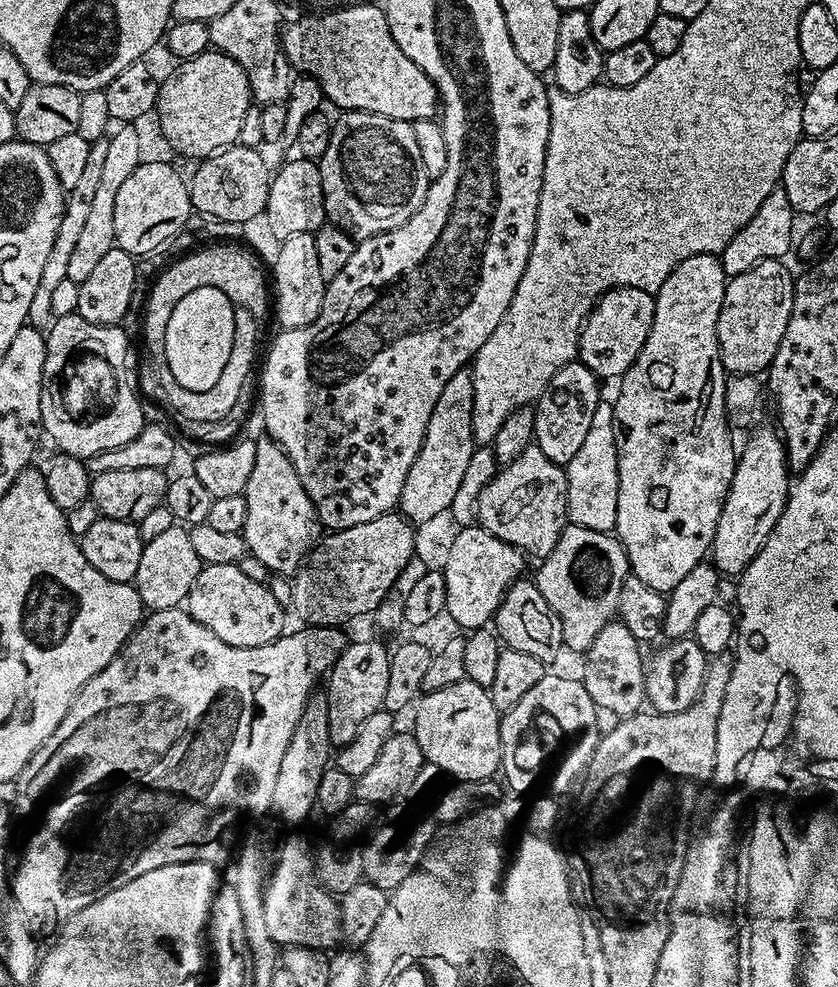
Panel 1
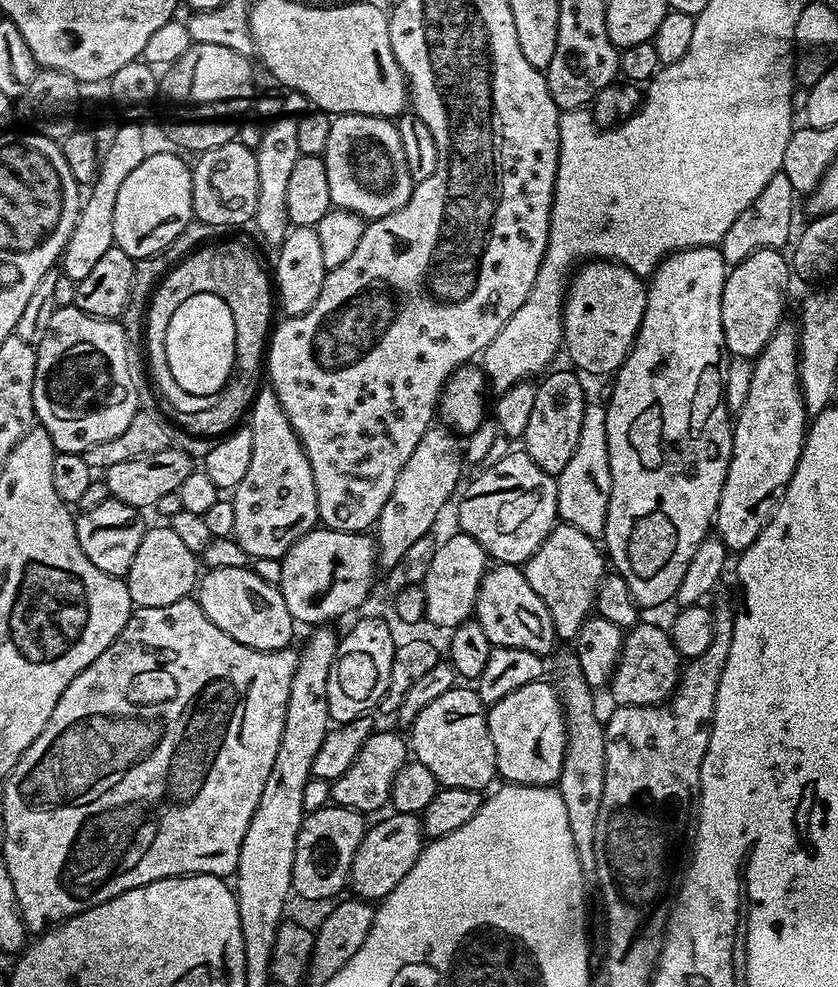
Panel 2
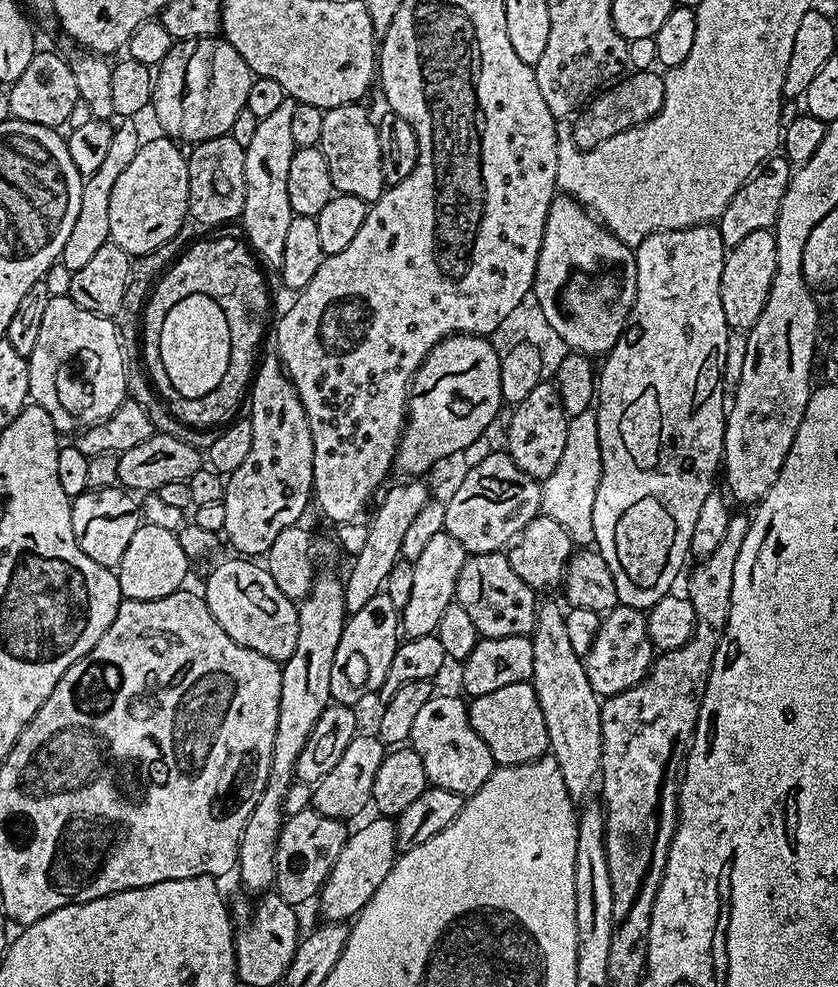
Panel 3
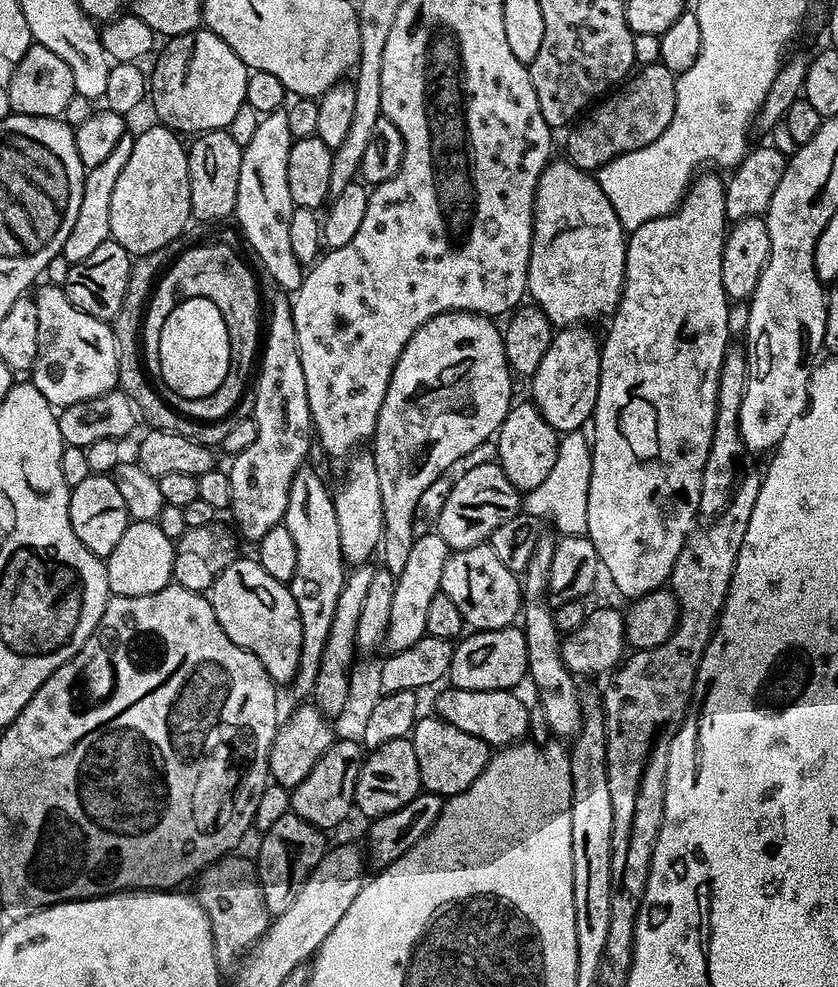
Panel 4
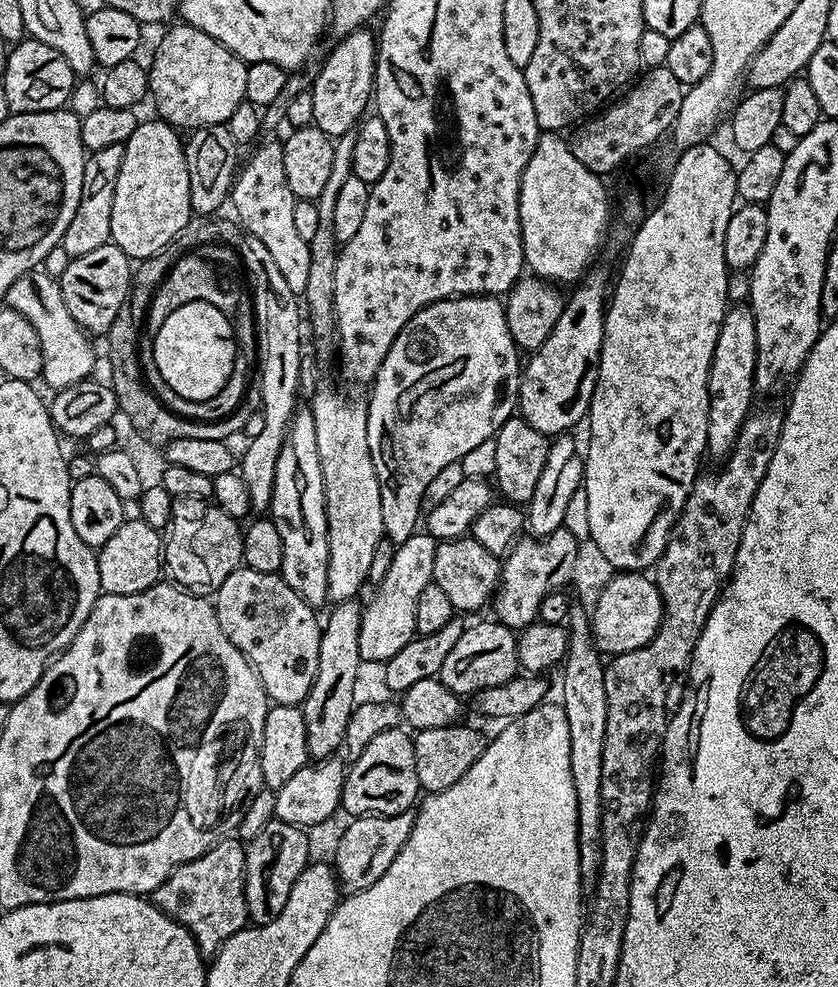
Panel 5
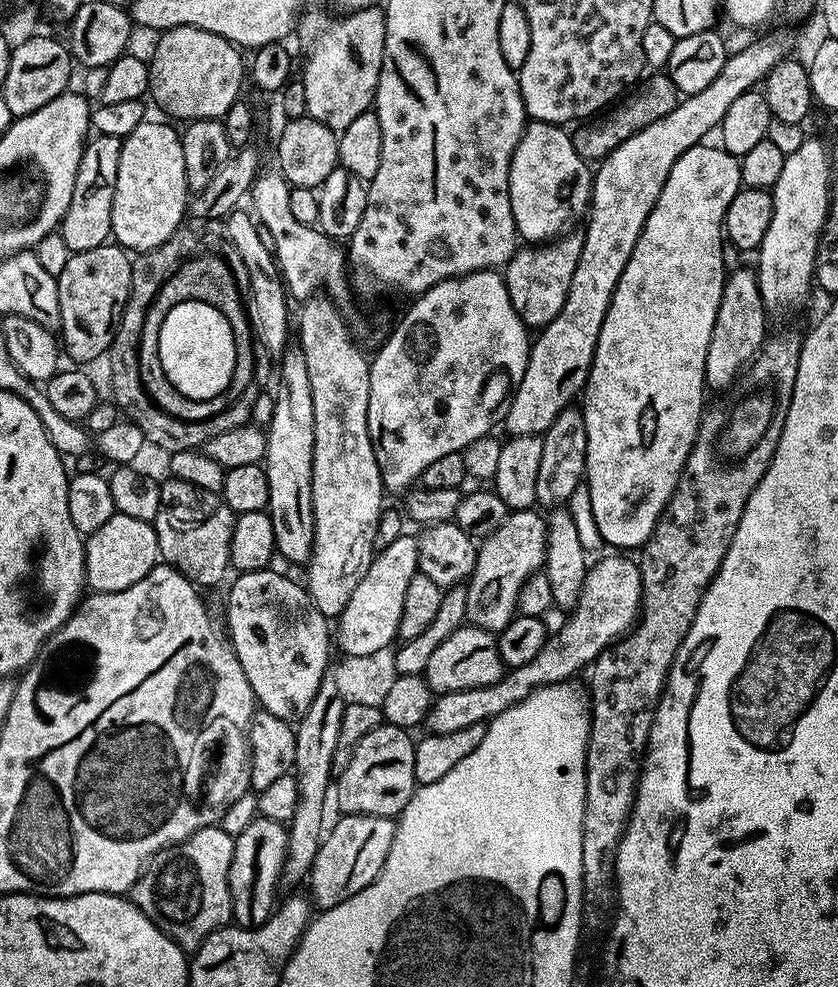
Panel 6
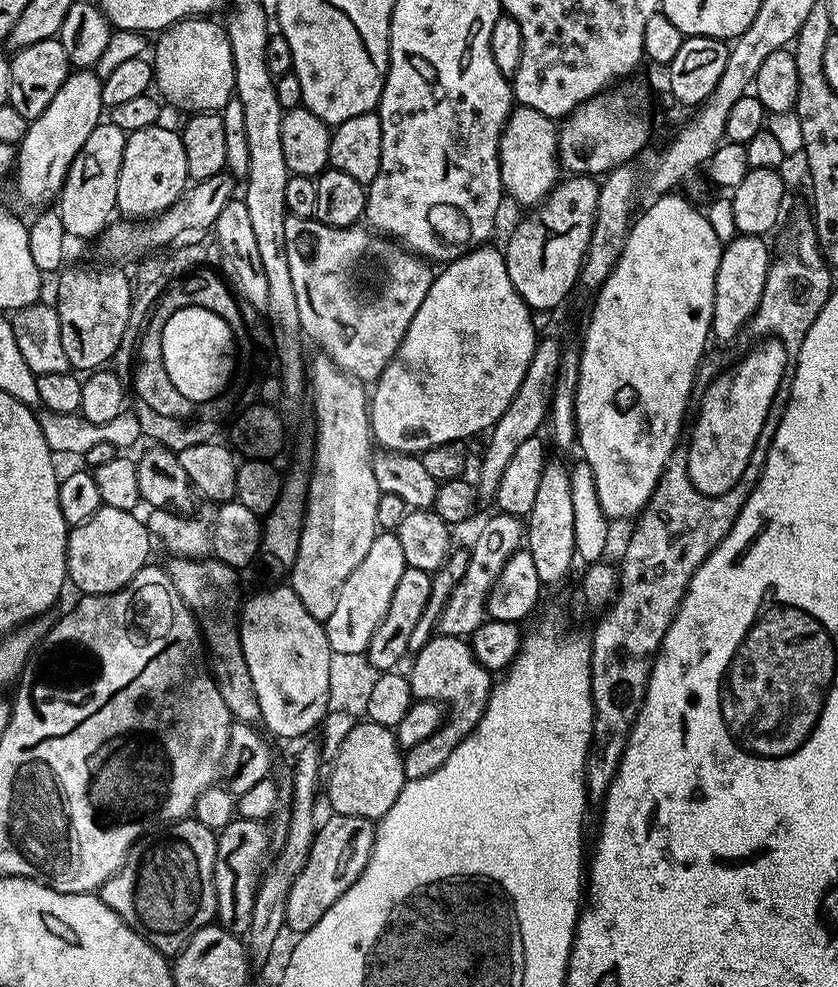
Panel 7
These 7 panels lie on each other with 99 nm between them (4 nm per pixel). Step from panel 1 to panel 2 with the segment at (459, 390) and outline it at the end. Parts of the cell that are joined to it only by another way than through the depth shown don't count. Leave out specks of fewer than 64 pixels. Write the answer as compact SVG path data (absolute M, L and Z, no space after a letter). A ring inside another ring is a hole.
M433 426L422 434L422 442L414 446L414 454L410 454L406 466L402 466L402 474L398 474L398 482L394 482L394 490L390 490L390 498L386 498L386 506L382 506L382 514L374 525L374 543L378 553L378 564L381 569L389 570L402 558L406 550L417 542L418 538L429 535L437 511L447 500L453 499L452 491L460 480L460 471L466 465L466 452L462 440L457 433L447 426Z

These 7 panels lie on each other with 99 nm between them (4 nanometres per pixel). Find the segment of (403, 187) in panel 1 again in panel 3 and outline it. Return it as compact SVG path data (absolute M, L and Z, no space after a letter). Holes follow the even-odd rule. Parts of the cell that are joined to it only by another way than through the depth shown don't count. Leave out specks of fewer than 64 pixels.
M363 103L347 104L325 111L322 118L322 138L319 150L330 166L332 187L337 193L366 201L377 200L386 187L382 166L380 165L380 147L374 120L368 117Z

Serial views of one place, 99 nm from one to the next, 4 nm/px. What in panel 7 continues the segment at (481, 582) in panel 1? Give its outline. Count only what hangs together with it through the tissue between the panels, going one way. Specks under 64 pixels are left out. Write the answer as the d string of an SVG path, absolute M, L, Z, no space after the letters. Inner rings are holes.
M377 531L366 558L362 558L350 578L342 582L338 590L338 603L334 605L330 618L323 621L324 633L333 652L367 653L370 638L374 638L374 630L378 630L382 618L386 618L386 610L390 610L390 598L394 598L394 589L398 587L398 581L407 567L406 557L402 554L402 542L398 542L396 533Z

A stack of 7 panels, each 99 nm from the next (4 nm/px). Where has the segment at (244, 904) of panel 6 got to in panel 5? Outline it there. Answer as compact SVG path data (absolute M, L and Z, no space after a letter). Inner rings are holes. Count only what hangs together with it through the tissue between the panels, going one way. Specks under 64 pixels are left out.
M274 819L263 828L258 838L247 841L244 854L244 897L248 918L253 925L274 922L274 918L282 914L282 906L286 906L290 890L294 890L294 882L298 882L298 874L302 874L302 870L310 863L307 835L309 833L303 828Z

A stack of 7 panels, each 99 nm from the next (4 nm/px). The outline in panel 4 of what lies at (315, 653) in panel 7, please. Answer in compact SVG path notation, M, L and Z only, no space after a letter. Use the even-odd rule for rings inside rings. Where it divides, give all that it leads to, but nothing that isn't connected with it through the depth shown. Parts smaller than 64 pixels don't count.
M238 558L218 574L210 589L210 599L216 621L230 642L254 654L273 684L291 685L296 679L302 654L302 622L298 618L298 606L291 587L270 578L270 574L262 570L259 560Z

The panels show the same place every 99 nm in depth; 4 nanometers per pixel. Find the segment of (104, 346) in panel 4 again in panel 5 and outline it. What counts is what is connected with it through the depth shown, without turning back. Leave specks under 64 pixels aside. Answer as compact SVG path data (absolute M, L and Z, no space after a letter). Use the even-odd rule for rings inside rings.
M33 270L22 274L22 278L18 278L14 286L10 286L6 304L7 307L18 310L18 314L22 314L22 318L26 318L26 322L30 322L34 330L38 330L38 342L42 342L43 383L48 383L52 390L59 390L79 380L87 380L93 375L92 367L96 364L96 352L88 341L91 340L89 333L80 328L78 322L74 322L74 318L70 318L70 310L66 310L66 302L62 298L62 290L57 277L50 276L43 270Z

